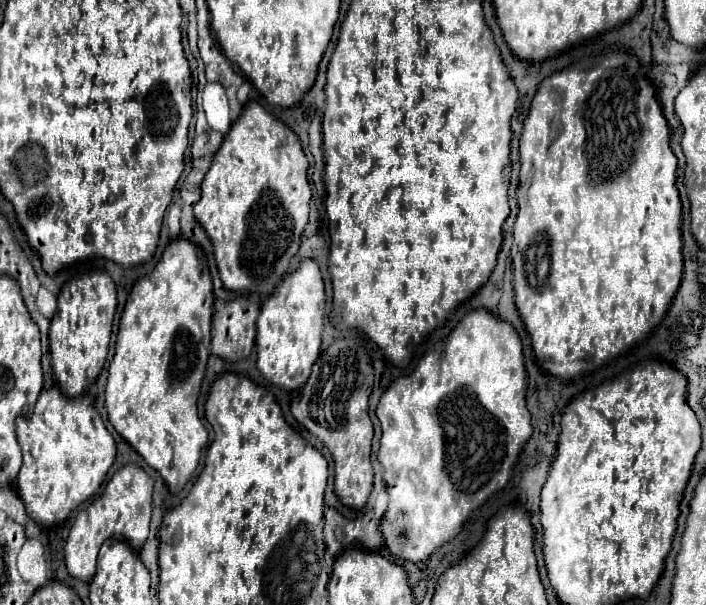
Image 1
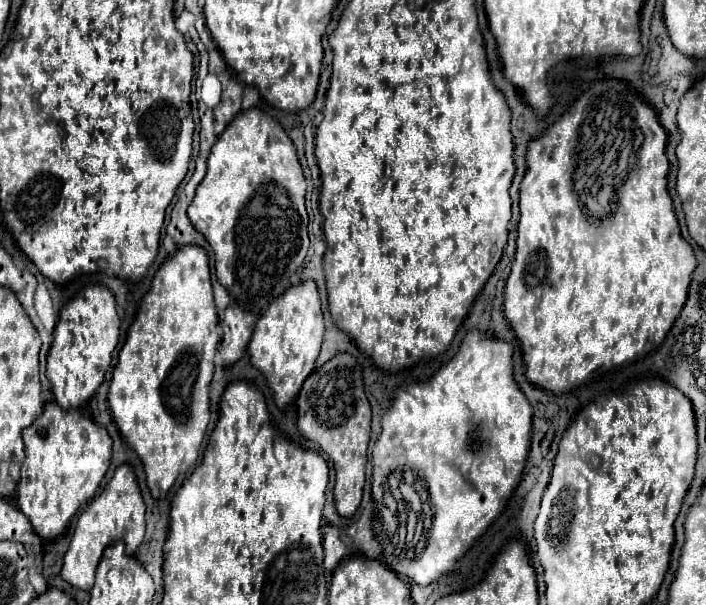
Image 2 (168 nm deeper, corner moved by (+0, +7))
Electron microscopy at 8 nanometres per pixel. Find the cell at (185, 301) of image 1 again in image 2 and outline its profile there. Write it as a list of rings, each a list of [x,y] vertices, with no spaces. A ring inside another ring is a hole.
[[[187,245],[183,249],[179,249],[177,253],[173,253],[173,257],[169,257],[161,269],[155,273],[155,279],[151,283],[151,289],[147,291],[147,295],[143,297],[141,305],[139,305],[139,311],[137,311],[137,317],[135,321],[131,323],[129,331],[127,331],[127,339],[125,339],[125,345],[121,347],[119,351],[119,357],[117,357],[117,367],[113,371],[113,379],[111,379],[111,385],[109,385],[109,397],[107,397],[107,405],[109,405],[109,411],[113,415],[113,421],[117,423],[117,429],[121,433],[121,437],[129,443],[129,447],[139,455],[139,459],[143,461],[143,467],[145,467],[145,475],[147,475],[147,487],[151,491],[151,495],[155,499],[163,499],[169,489],[173,487],[175,479],[185,473],[191,465],[195,465],[197,457],[199,457],[199,447],[201,447],[201,441],[205,437],[205,431],[207,431],[207,425],[209,425],[209,407],[211,407],[211,399],[209,399],[209,385],[211,385],[211,379],[213,379],[213,359],[215,359],[215,351],[217,351],[217,345],[219,345],[219,317],[217,317],[217,309],[215,309],[215,301],[213,301],[213,287],[211,287],[211,271],[209,271],[209,259],[207,259],[207,253],[203,249],[199,249],[197,245]]]

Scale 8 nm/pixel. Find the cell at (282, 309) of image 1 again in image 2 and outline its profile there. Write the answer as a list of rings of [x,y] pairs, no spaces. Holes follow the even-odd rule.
[[[303,281],[289,287],[281,297],[271,301],[267,311],[259,317],[247,351],[251,365],[263,373],[281,411],[285,411],[285,407],[297,399],[303,381],[315,369],[323,333],[325,325],[315,281]]]

